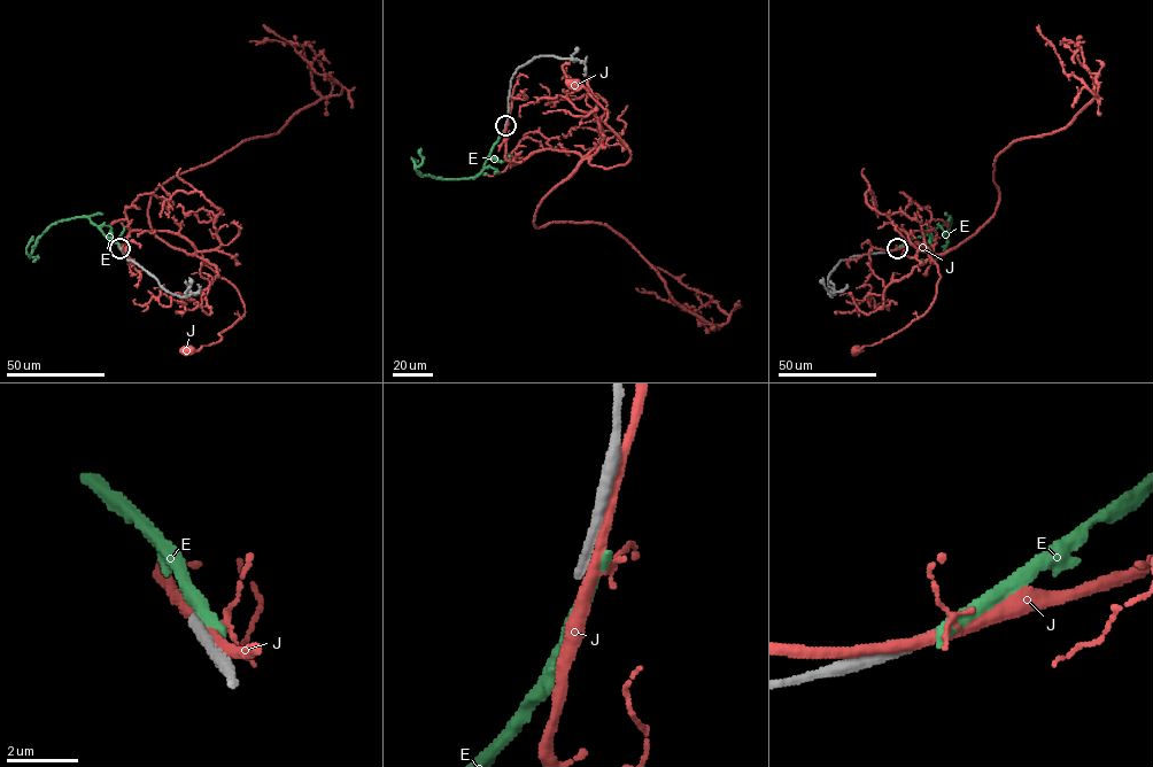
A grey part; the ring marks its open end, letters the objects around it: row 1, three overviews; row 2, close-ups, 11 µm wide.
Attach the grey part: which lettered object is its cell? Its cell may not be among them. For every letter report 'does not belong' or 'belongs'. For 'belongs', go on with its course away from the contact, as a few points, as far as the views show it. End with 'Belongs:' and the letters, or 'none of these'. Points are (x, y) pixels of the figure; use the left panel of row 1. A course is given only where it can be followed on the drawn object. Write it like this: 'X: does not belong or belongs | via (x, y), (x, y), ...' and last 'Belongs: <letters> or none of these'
E: does not belong
J: does not belong
Belongs: none of these

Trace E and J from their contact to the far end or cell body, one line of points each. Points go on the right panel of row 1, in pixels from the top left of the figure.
E: (897, 248), (945, 224), (950, 217), (946, 245), (939, 256), (930, 252), (931, 237)
J: (895, 249), (910, 245), (930, 247), (936, 232), (921, 231), (939, 276), (936, 294), (922, 315), (856, 351)

